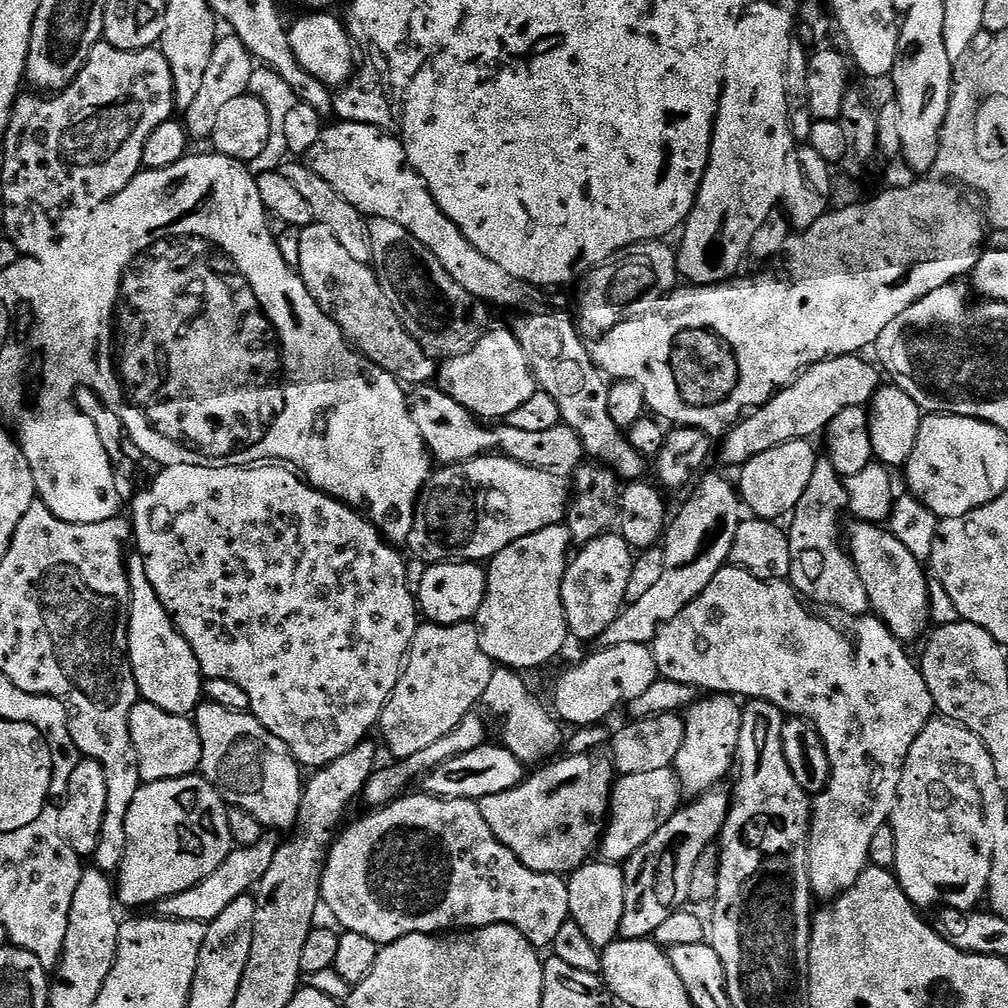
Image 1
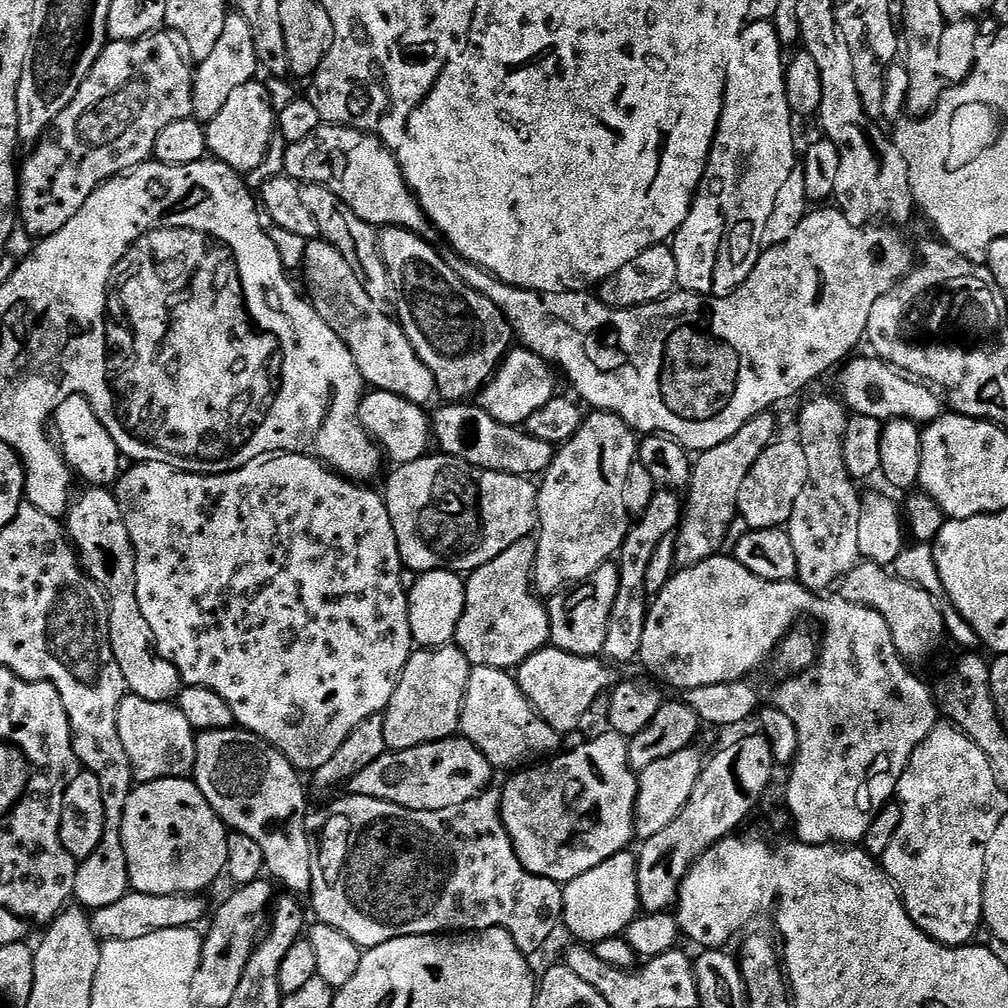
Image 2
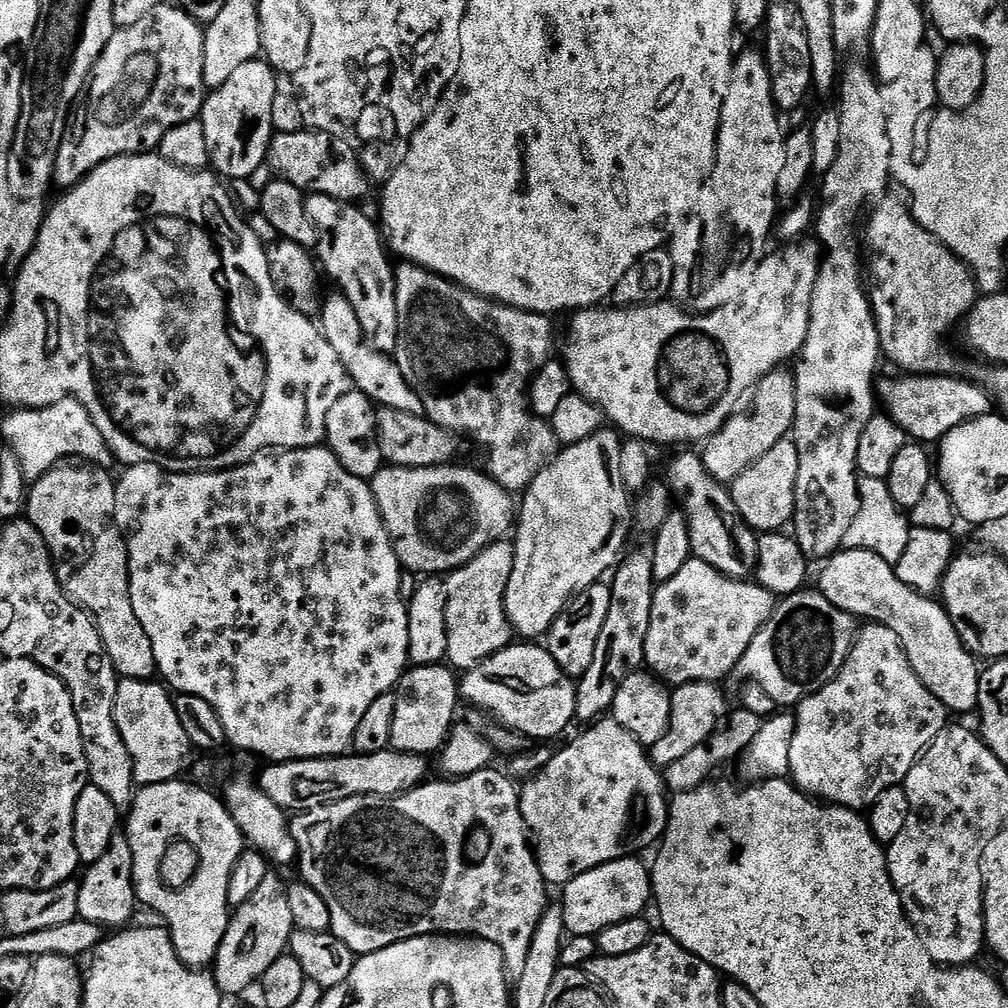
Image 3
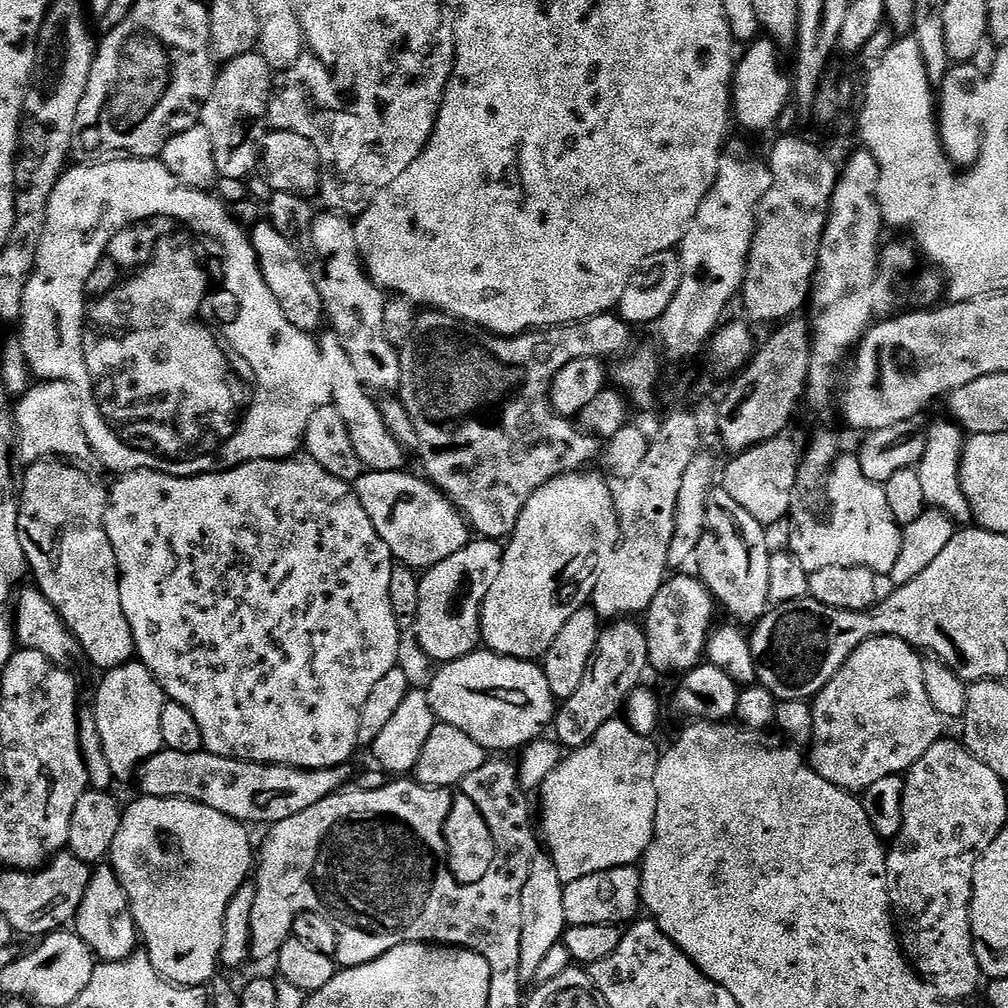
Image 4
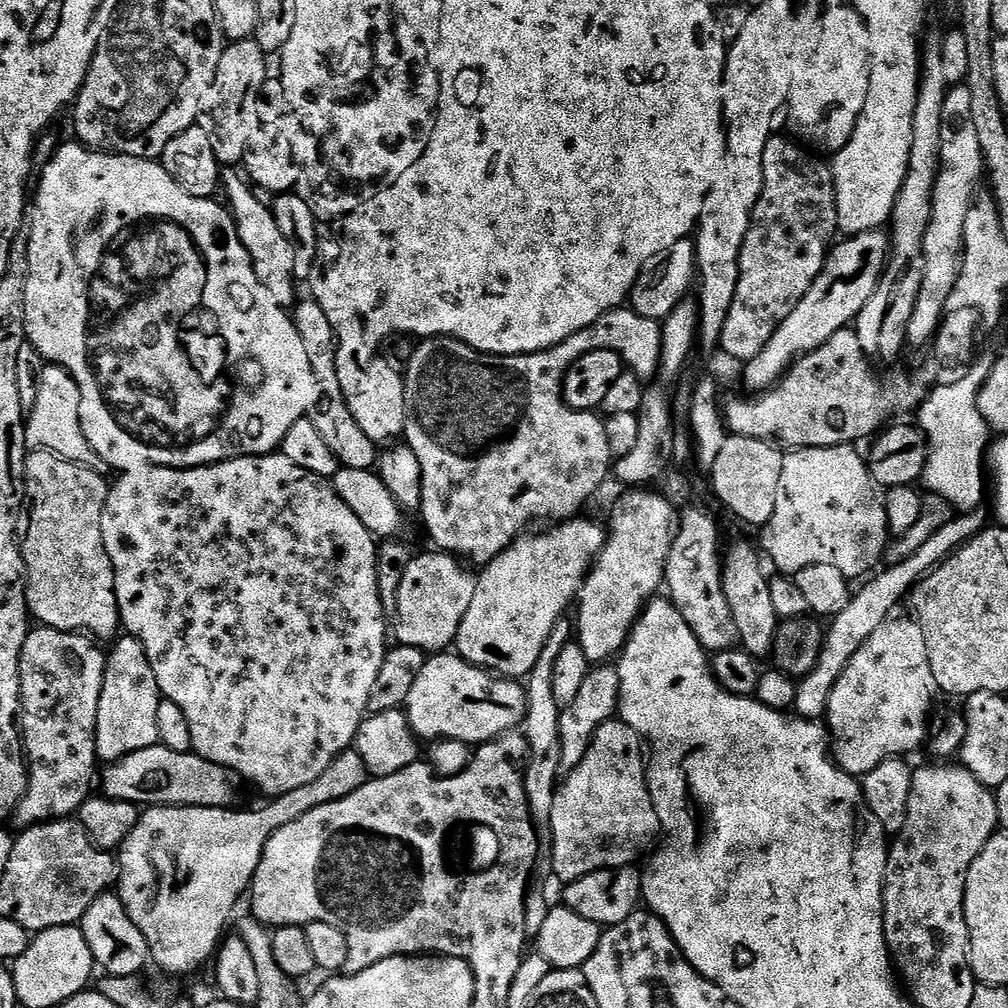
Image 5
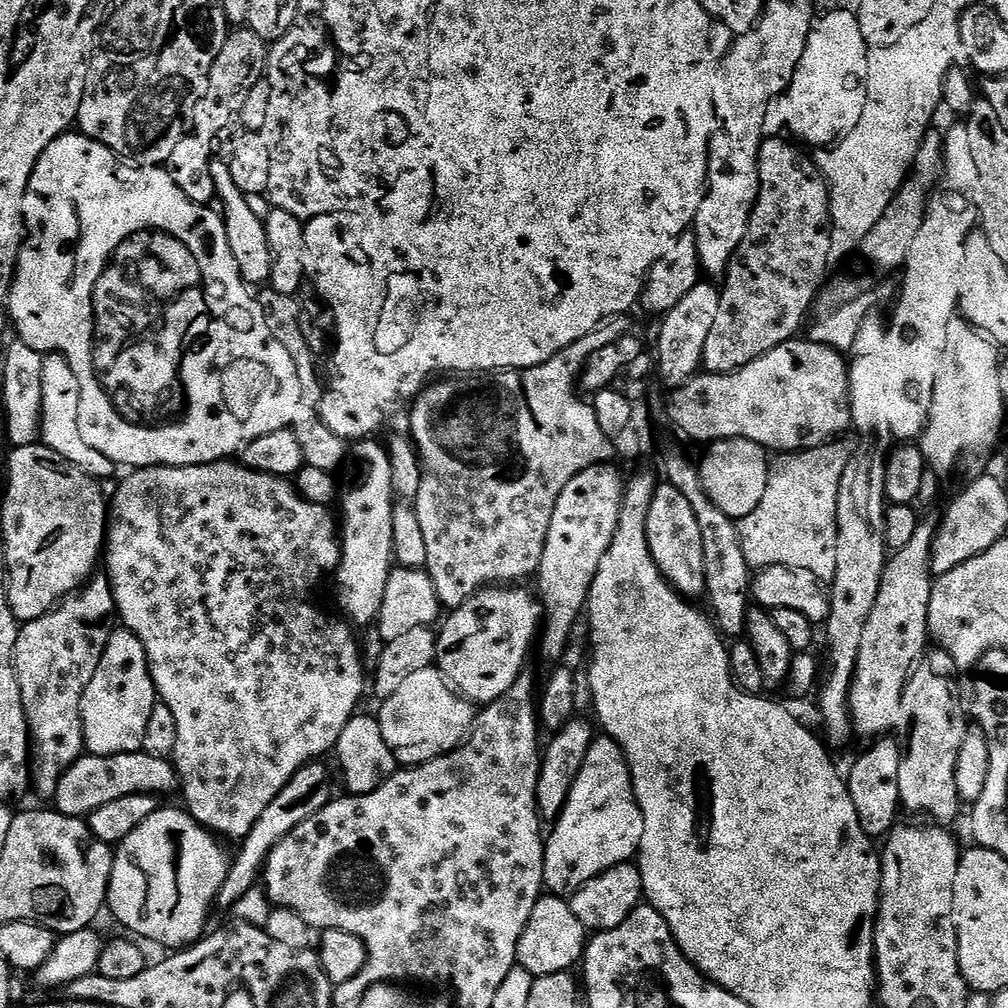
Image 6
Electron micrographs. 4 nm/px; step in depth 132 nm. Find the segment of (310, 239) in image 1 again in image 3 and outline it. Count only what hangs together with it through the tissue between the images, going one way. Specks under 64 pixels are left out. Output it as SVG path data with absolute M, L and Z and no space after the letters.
M333 294L329 300L327 297L323 301L318 327L323 332L326 342L334 346L334 354L338 354L342 366L348 371L349 381L354 385L355 391L366 394L373 405L380 408L402 410L402 414L414 414L415 416L423 413L424 407L418 394L408 385L406 378L402 378L402 370L398 370L395 359L391 355L377 352L364 339L364 331L358 322L358 314L354 306L350 306L346 297Z

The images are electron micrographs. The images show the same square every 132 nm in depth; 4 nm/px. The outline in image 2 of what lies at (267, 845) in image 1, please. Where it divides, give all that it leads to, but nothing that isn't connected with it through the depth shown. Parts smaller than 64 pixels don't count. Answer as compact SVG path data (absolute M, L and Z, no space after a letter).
M129 891L118 902L110 906L102 906L91 913L92 928L101 941L105 940L129 940L130 938L142 938L142 934L150 934L158 930L174 930L175 928L191 928L199 925L204 916L204 899L200 894L142 894Z

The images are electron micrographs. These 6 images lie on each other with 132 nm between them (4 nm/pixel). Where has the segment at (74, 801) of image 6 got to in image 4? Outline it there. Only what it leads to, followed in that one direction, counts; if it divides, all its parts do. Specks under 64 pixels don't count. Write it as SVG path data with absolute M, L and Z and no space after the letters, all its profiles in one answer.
M161 750L154 754L139 769L140 792L154 798L174 798L175 800L193 800L202 806L210 806L210 810L218 810L218 814L226 814L230 818L252 824L283 824L286 818L294 814L302 814L302 810L310 810L327 796L334 796L345 787L344 779L349 769L339 768L289 768L286 764L255 764L253 760L238 760L235 756L219 756L207 750L194 754L182 754Z

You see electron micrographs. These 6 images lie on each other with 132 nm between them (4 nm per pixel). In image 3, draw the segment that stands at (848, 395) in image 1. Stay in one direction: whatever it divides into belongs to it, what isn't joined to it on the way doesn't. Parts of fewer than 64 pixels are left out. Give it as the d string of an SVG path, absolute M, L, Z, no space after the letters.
M904 374L901 380L881 379L878 384L878 400L883 411L904 433L916 442L935 445L954 426L962 426L968 420L976 420L979 416L987 416L993 411L994 401L981 385L971 379L956 380L951 376L921 376Z

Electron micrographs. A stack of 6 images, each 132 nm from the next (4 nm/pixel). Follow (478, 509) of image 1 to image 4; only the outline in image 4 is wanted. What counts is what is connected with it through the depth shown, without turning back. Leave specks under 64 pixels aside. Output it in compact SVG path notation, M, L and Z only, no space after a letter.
M408 470L398 472L369 472L365 471L354 487L362 506L366 506L366 514L370 514L370 522L374 522L374 530L386 542L393 557L401 565L407 565L413 570L427 570L438 562L446 562L450 554L458 554L470 543L470 529L464 515L452 503L445 493L441 492L431 480L423 475L411 476Z

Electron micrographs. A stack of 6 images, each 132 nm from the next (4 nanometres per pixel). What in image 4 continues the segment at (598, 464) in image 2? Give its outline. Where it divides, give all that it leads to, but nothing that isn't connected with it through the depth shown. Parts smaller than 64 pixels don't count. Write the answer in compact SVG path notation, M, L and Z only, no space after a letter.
M592 471L567 472L565 476L554 478L537 490L530 502L526 502L504 548L502 570L498 570L498 578L494 586L490 586L490 594L486 594L486 602L482 606L480 638L487 651L497 652L500 656L514 656L519 660L539 661L550 650L554 638L558 638L562 626L566 626L566 622L570 622L572 615L582 606L583 600L580 599L583 596L585 599L586 592L580 589L580 583L593 579L592 567L596 559L613 551L620 538L613 485L608 485Z

